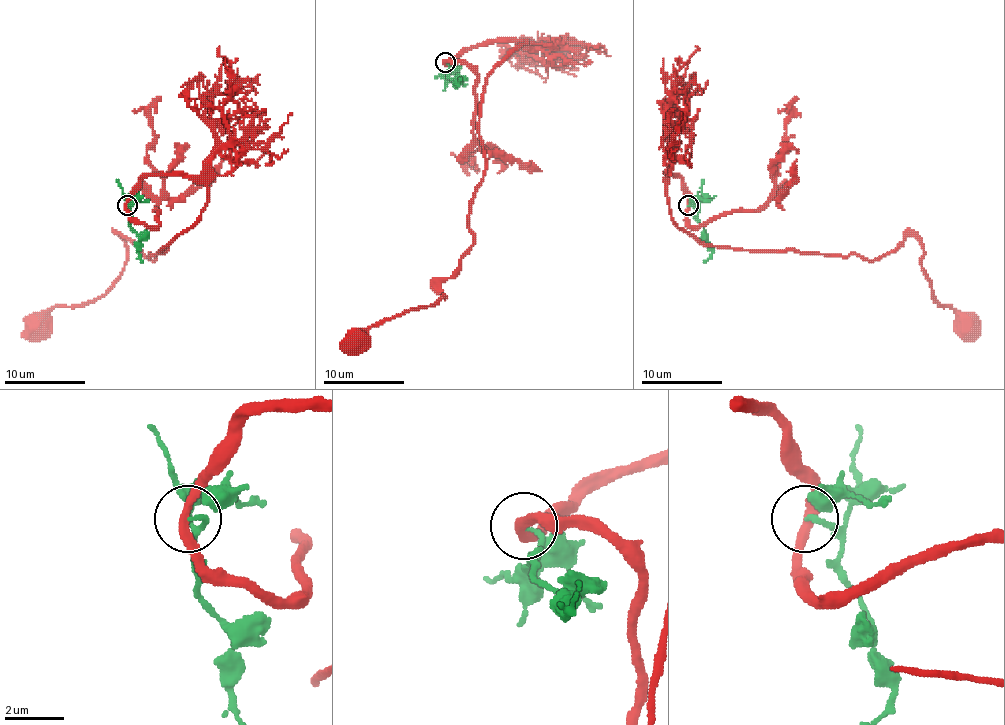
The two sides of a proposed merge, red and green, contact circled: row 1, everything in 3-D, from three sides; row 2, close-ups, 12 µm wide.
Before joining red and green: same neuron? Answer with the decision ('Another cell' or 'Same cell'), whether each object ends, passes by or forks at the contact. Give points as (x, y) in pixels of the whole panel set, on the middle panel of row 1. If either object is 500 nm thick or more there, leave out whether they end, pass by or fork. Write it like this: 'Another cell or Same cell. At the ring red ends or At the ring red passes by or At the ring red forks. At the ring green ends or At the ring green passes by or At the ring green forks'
Another cell. At the ring red passes by. At the ring green ends

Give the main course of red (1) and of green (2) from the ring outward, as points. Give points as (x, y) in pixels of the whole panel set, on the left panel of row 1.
1: (126, 206), (146, 175), (207, 187), (199, 220), (154, 260), (124, 236), (104, 294), (35, 325)
2: (126, 206), (130, 206), (128, 222), (138, 238), (138, 254), (142, 262)

